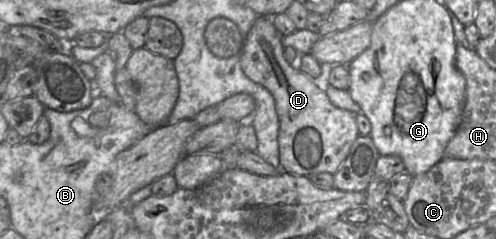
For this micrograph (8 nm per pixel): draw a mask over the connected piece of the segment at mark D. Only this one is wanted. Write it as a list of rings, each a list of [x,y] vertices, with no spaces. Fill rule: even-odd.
[[[258,16],[244,39],[240,54],[240,64],[245,75],[252,81],[265,87],[274,97],[276,110],[279,117],[279,161],[280,171],[299,176],[328,172],[335,174],[355,141],[360,136],[356,114],[336,107],[322,90],[318,82],[300,71],[297,66],[292,66],[284,56],[284,46],[281,36],[274,26],[271,17]]]

